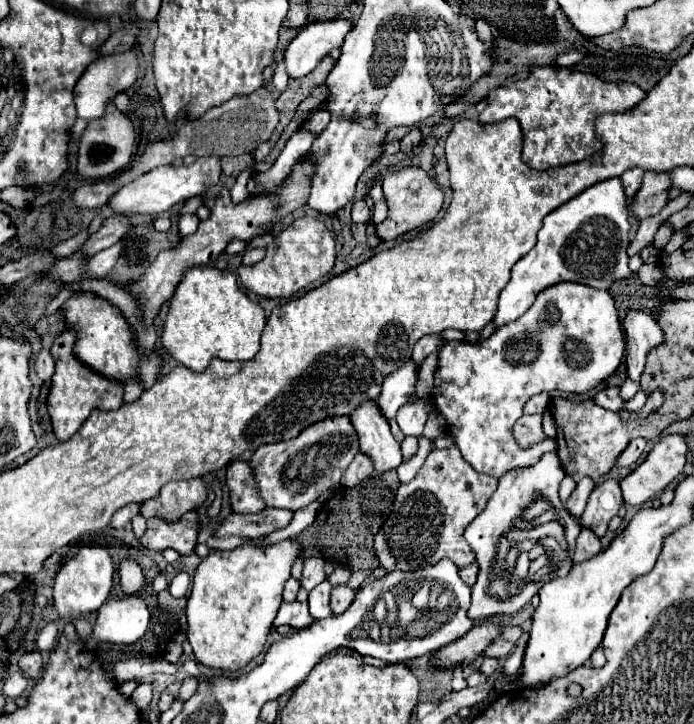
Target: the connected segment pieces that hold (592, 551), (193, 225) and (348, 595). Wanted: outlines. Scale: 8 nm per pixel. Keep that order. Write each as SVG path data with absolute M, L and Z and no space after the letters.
M583 528L581 534L577 536L577 548L575 548L575 556L573 556L573 562L579 564L579 562L585 562L589 558L593 558L597 552L601 552L601 542L597 538L597 534L589 528Z
M183 214L183 216L179 218L179 234L181 234L181 236L193 234L193 232L197 230L197 224L199 224L197 214Z
M347 584L333 586L333 590L331 590L331 610L333 610L333 614L345 612L349 608L349 604L353 602L353 598L355 598L355 592Z

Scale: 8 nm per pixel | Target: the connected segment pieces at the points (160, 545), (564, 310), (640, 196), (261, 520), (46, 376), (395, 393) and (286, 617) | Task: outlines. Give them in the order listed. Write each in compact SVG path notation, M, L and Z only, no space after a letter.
M187 512L179 520L169 522L163 518L149 518L147 530L141 538L141 546L149 550L165 550L175 548L179 554L193 554L197 544L197 514Z
M559 282L541 290L533 306L521 318L517 318L513 324L501 326L485 342L445 342L439 352L439 366L435 372L437 388L433 390L433 400L439 412L445 416L447 432L455 438L455 446L461 450L463 458L477 472L501 478L501 474L513 468L531 466L541 454L555 450L555 440L545 440L527 450L521 450L517 446L511 428L521 416L523 404L539 392L561 390L581 394L593 390L621 364L625 354L623 334L613 298L607 290L597 290L579 282Z
M645 172L639 192L629 200L629 210L637 220L655 216L665 204L667 204L667 192L669 192L669 174L657 174L657 172Z
M265 508L257 514L235 514L231 512L219 526L215 536L227 538L227 536L239 536L239 538L259 538L269 532L281 530L289 524L293 512L281 510L281 508Z
M41 350L37 360L35 360L35 370L37 370L37 376L43 380L43 382L49 382L51 376L55 374L55 360L51 356L49 350Z
M405 362L401 368L397 368L385 378L377 404L387 418L393 418L399 406L411 400L411 396L415 394L417 380L419 380L419 366L415 362Z
M283 602L281 604L281 610L277 612L277 618L273 622L273 626L281 626L281 624L287 624L287 626L293 626L293 628L303 628L303 626L309 626L313 622L313 618L309 618L309 610L305 606L305 602Z

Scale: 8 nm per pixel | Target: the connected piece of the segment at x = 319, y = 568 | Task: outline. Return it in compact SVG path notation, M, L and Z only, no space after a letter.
M319 556L305 558L301 586L305 590L313 590L317 584L321 584L325 580L325 570L323 568L325 568L325 558L319 558Z

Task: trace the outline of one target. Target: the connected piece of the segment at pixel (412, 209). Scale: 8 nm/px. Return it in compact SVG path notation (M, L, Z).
M407 166L405 170L397 170L395 176L383 178L383 192L389 204L387 218L377 224L377 234L381 240L395 240L397 236L411 232L427 222L431 222L443 206L443 192L429 178L429 174L419 166Z

